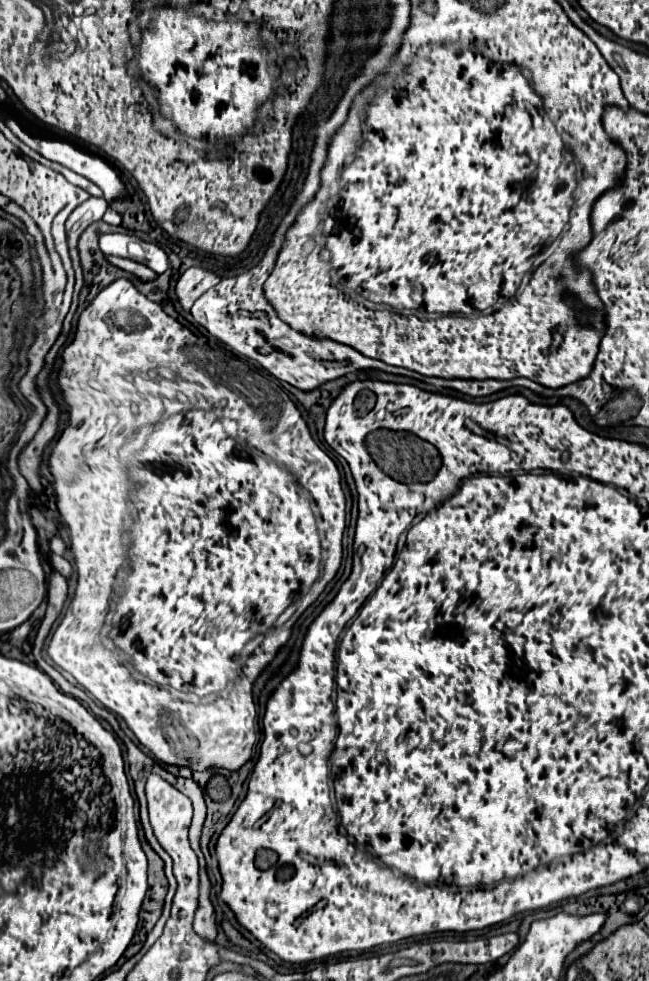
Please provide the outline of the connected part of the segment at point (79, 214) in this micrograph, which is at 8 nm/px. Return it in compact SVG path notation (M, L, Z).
M89 198L89 200L85 200L83 204L79 204L79 206L71 212L71 216L69 216L69 220L67 220L69 254L71 254L73 268L75 268L77 276L83 274L83 272L81 272L81 264L79 264L77 240L79 240L79 236L83 234L83 230L85 230L89 224L93 224L93 222L97 222L97 220L103 218L105 210L107 210L107 200L105 200L105 198Z

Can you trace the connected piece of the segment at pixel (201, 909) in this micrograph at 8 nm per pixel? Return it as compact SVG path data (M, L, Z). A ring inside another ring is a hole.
M201 862L199 874L201 874L201 878L199 878L199 906L197 906L197 912L195 912L193 928L199 936L213 942L215 936L217 936L217 928L215 928L215 912L213 912L213 906L211 906L211 900L209 900L211 884L209 884L209 878L207 878L207 872L205 872L205 862Z

